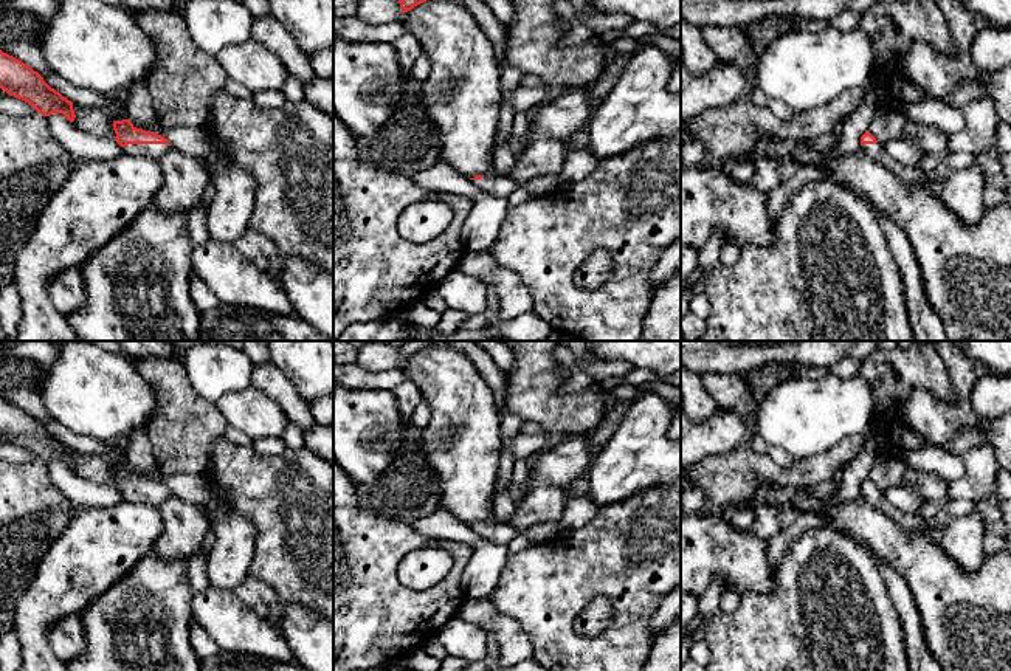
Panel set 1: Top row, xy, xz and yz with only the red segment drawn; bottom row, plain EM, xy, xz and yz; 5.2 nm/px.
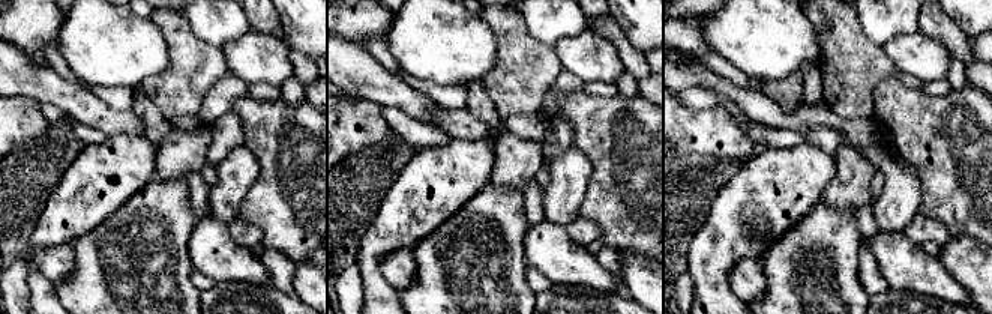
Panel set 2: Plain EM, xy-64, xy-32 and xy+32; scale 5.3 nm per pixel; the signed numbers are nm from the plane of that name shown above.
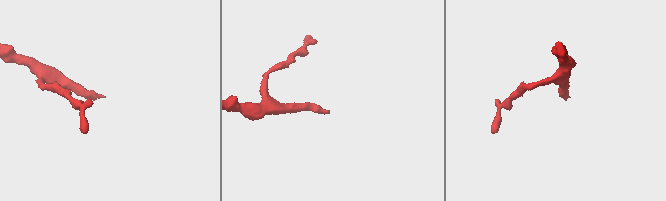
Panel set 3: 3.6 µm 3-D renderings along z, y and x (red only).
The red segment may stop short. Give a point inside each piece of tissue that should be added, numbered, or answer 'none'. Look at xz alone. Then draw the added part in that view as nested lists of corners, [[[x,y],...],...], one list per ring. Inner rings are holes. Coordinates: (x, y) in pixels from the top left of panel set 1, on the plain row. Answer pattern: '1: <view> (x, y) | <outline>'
1: xz (501, 533) | [[[484,522],[481,527],[471,527],[474,533],[478,533],[481,538],[496,544],[496,545],[506,545],[512,542],[512,539],[518,535],[518,530],[515,530],[509,522]]]

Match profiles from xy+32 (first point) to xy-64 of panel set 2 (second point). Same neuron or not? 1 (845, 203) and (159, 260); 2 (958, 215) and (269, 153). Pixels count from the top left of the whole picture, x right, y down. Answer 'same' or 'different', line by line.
1: different
2: same

